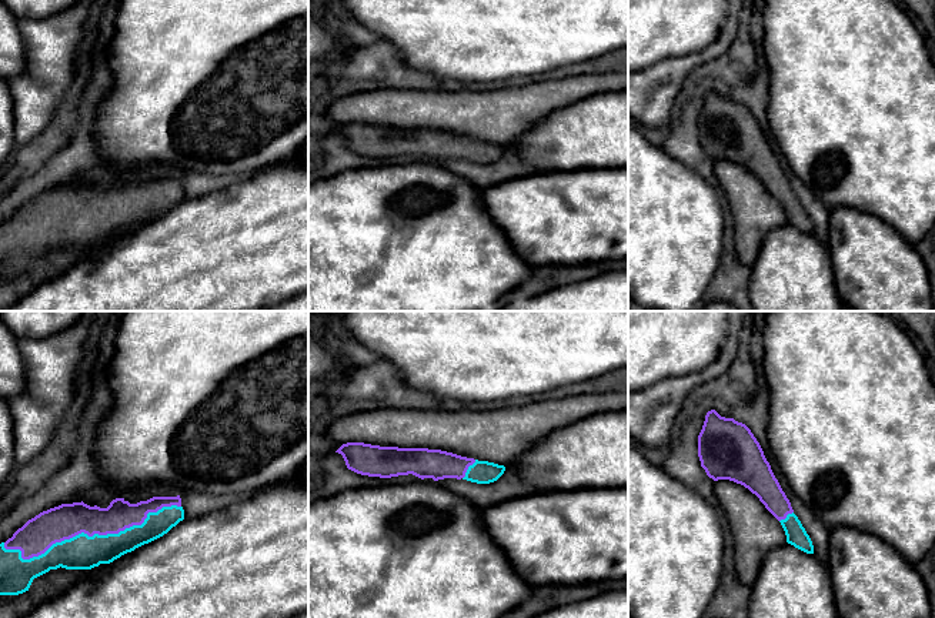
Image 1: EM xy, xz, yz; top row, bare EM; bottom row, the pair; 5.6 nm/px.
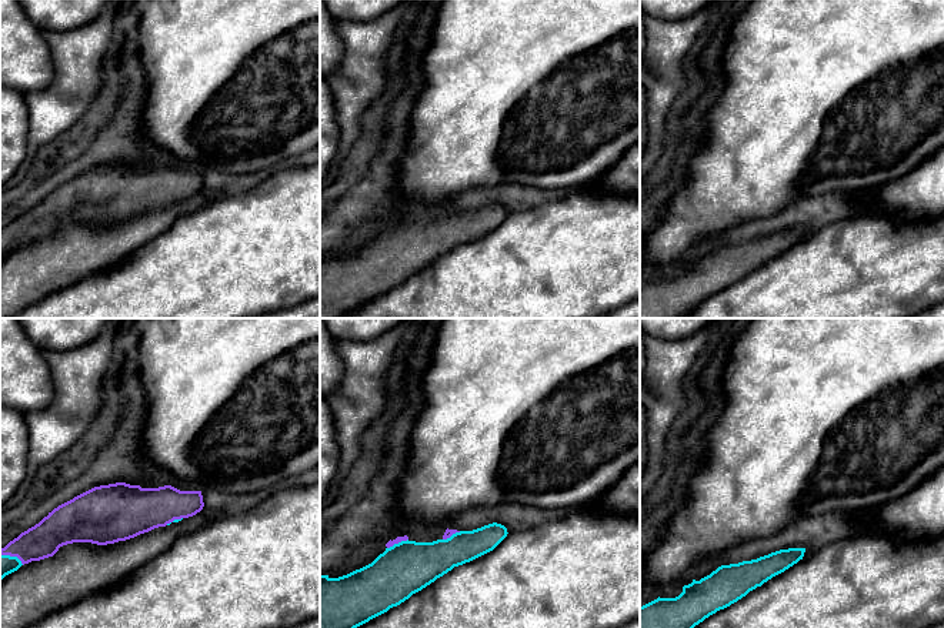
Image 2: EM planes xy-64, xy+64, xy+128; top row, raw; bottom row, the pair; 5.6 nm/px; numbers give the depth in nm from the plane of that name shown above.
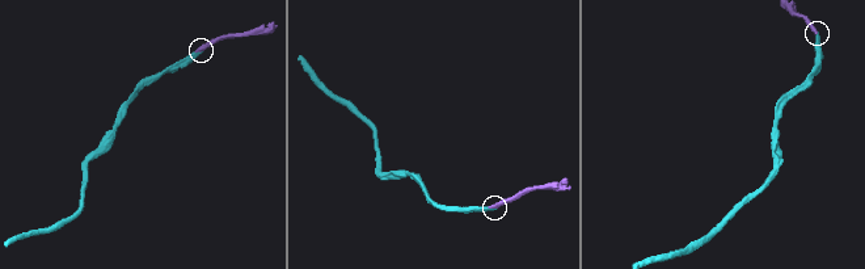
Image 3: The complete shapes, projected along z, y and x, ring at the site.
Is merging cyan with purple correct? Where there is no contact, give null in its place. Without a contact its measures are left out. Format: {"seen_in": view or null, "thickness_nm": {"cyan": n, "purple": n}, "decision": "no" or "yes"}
{"seen_in": "xy", "thickness_nm": {"cyan": 190, "purple": 190}, "decision": "yes"}

